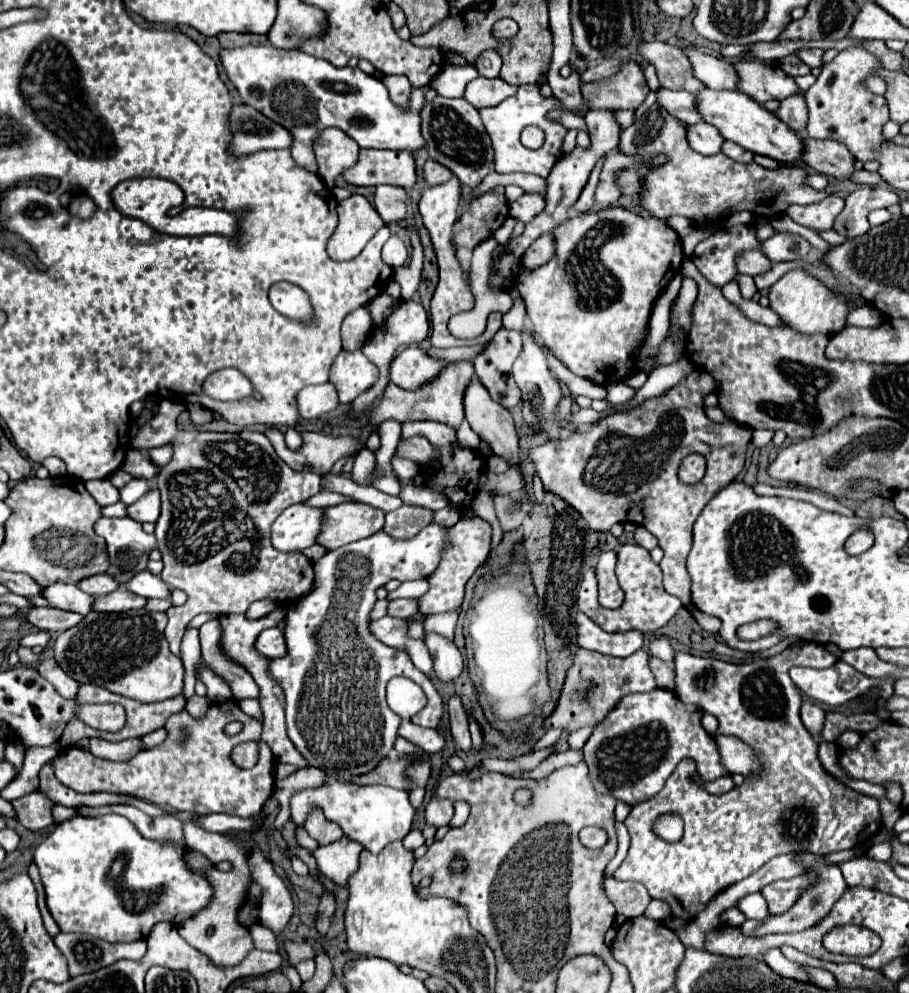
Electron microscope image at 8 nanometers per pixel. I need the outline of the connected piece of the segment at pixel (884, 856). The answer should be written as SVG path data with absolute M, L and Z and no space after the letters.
M890 840L878 842L878 844L874 844L874 846L868 850L868 858L872 858L872 860L888 862L890 856L892 856L892 844L890 844Z

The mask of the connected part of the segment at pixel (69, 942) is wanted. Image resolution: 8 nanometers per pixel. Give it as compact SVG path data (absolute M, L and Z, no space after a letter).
M60 932L54 942L68 960L70 976L96 972L122 959L140 960L147 950L145 938L130 943L110 943L88 934Z

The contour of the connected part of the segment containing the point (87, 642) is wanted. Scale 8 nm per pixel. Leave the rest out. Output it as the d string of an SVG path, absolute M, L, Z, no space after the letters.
M130 610L124 614L90 612L80 624L64 630L54 640L58 666L80 684L96 684L138 702L160 702L182 694L182 660L168 650L164 638L166 614Z

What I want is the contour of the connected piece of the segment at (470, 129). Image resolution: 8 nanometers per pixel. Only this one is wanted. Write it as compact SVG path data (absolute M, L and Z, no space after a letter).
M436 96L422 110L422 136L432 160L448 166L464 186L476 188L492 172L494 150L478 110L466 98Z

